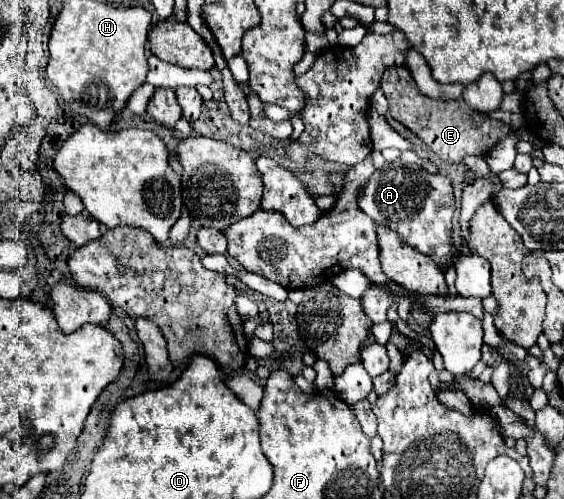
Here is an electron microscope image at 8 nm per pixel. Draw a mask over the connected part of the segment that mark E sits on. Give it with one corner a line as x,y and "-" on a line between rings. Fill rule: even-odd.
405,65
389,67
381,79
381,89
385,91
385,97
389,101
389,111
393,119
411,129
445,163
461,163
465,155
485,153
491,143
505,139
511,131
507,123
489,119
487,115
473,111
463,99
443,101
423,95

